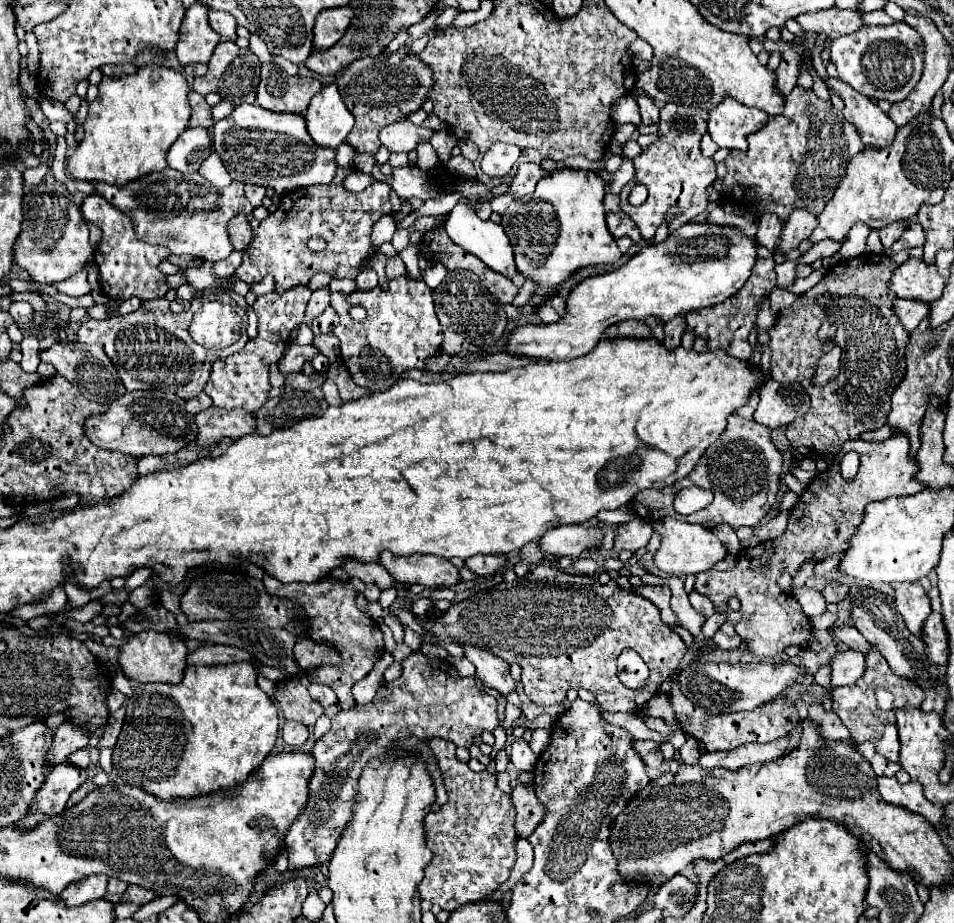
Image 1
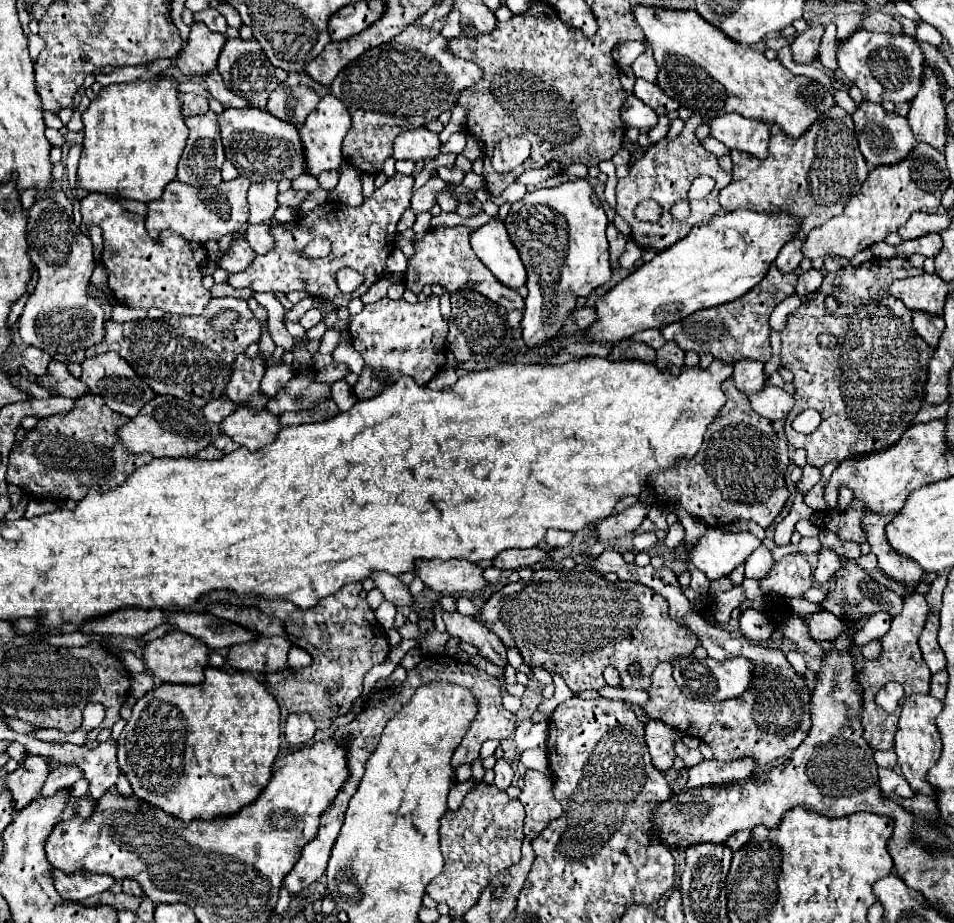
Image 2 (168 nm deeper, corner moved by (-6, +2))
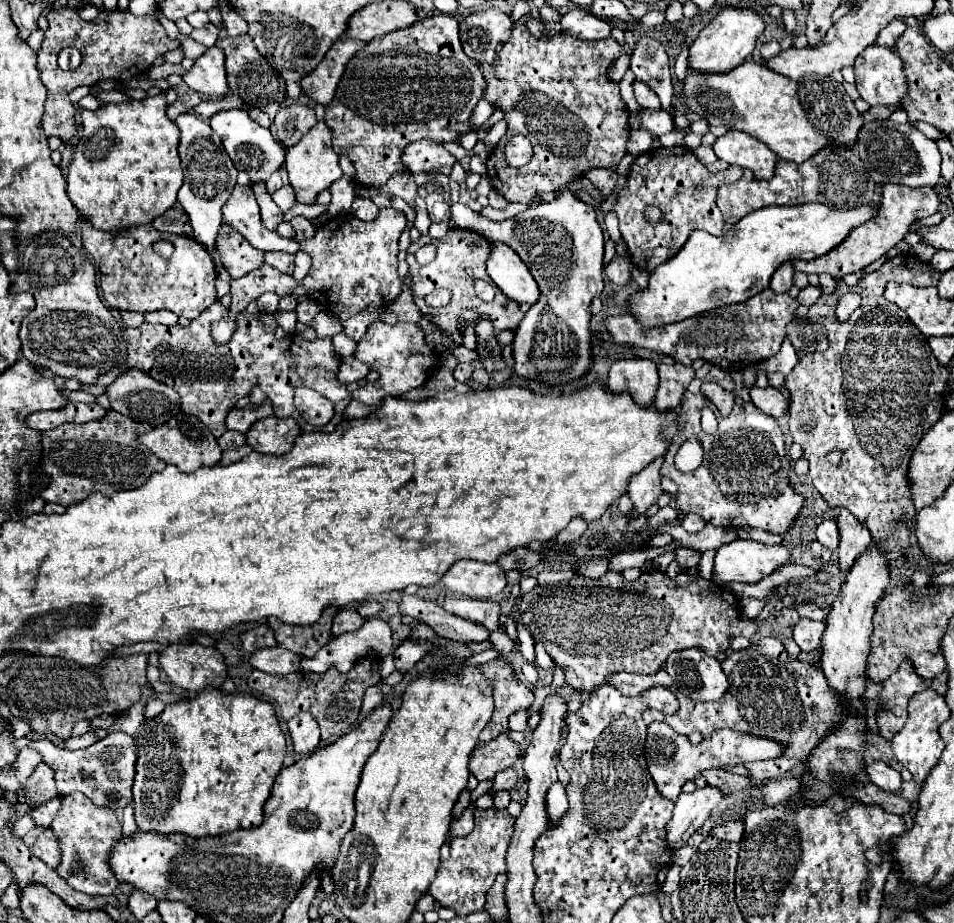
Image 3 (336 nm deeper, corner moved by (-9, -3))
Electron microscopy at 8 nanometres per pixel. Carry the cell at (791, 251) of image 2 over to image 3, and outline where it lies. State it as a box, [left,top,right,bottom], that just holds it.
[769,262,795,294]

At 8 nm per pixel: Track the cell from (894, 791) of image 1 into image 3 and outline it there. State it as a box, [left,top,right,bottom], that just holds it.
[867,760,901,792]

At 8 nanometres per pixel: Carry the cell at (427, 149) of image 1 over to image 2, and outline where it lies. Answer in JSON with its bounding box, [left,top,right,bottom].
[412,171,446,215]

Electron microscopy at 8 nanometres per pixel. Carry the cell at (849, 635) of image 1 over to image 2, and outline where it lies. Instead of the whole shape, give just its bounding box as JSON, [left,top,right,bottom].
[806,611,848,641]

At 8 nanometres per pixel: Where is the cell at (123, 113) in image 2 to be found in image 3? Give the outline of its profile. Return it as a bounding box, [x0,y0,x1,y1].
[67,94,183,232]

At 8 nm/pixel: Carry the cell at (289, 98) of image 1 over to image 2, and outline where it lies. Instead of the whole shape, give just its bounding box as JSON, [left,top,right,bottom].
[266,83,320,125]

